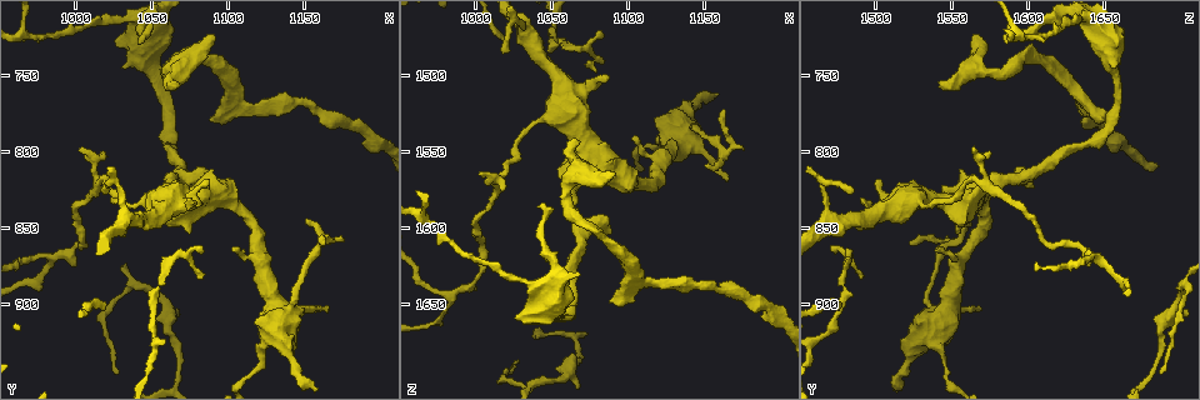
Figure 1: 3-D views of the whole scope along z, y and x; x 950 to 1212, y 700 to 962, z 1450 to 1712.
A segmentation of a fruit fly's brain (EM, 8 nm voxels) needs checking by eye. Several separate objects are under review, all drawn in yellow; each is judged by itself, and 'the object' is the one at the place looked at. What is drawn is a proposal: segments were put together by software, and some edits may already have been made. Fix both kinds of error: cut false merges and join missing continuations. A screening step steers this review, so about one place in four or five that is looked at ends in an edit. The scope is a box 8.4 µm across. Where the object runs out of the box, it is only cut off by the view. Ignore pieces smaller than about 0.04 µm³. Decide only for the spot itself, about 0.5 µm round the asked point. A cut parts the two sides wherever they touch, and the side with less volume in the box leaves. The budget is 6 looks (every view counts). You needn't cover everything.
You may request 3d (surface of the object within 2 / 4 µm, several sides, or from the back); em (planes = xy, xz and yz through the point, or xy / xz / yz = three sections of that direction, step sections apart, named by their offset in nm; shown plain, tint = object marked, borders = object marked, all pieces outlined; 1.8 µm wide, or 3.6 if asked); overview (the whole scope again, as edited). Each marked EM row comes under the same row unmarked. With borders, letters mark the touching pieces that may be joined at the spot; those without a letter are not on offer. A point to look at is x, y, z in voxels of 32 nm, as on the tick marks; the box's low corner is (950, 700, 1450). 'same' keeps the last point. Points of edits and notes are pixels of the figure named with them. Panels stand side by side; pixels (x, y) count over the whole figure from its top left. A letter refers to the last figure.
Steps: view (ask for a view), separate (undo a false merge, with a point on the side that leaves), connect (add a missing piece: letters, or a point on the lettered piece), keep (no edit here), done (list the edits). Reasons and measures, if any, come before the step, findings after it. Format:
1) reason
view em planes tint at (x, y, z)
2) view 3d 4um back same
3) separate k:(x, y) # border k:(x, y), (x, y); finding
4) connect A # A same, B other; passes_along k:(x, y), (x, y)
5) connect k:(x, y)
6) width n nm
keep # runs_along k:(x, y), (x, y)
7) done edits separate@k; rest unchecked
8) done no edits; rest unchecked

branch point
view em planes tint at (982, 868, 1642)

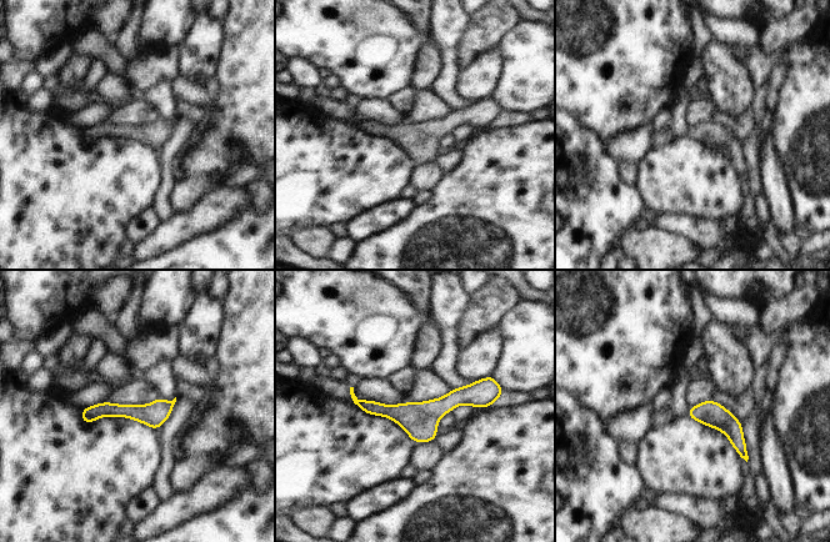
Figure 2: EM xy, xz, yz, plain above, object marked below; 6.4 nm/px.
see the neighbours
view em planes borders same

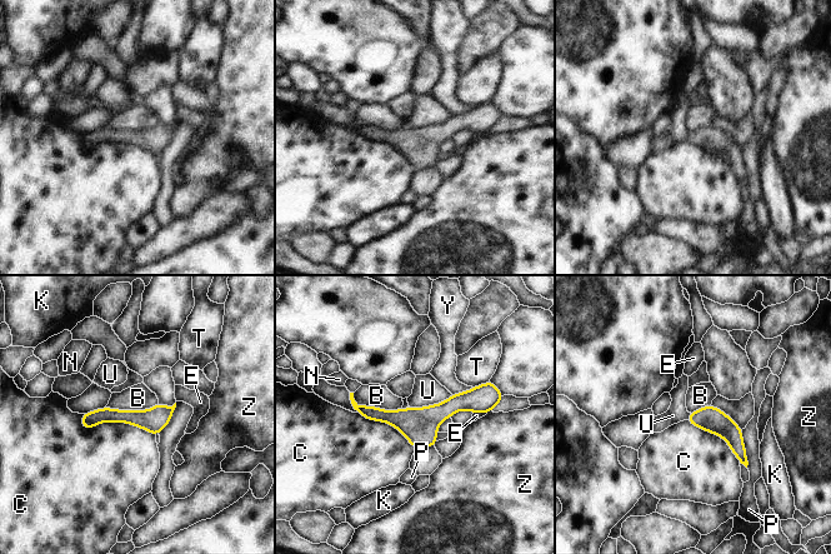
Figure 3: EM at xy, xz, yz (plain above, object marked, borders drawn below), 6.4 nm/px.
width 160 nm
keep # B other, C other, E other, K other, N other, P other, T other, U other, Y other, Z other; border 3:(353, 393), (359, 404), (401, 409); all the same cell

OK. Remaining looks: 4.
branch stops here
view em yz step 8 tint at (1090, 778, 1648)

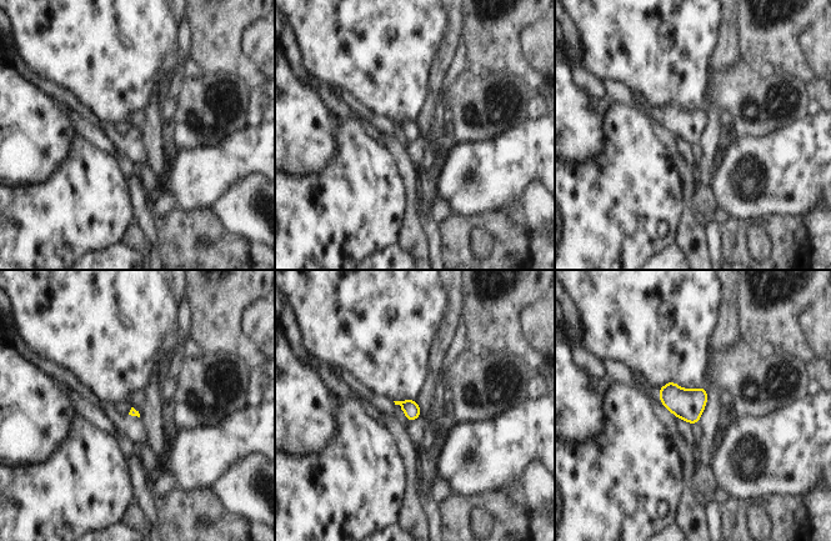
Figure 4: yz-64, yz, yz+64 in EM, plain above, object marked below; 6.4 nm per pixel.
see the neighbours
view em yz step 8 borders same

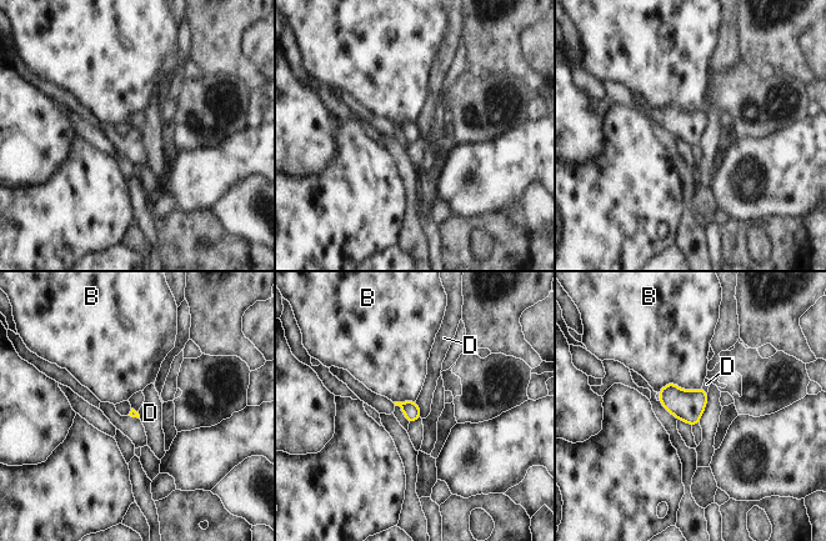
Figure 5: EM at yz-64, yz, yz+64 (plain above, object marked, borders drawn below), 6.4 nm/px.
keep # B other, D other; none of them fits

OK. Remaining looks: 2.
an open end
view em xz step 4 borders at (1148, 844, 1558)

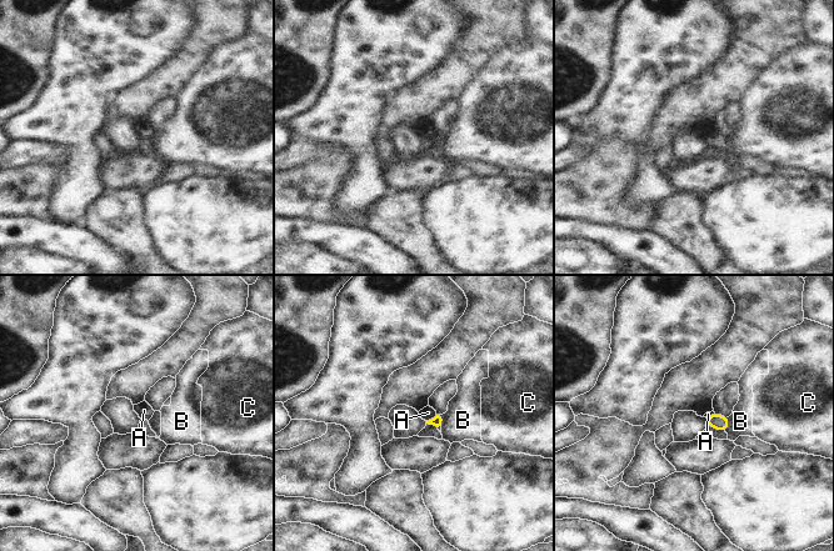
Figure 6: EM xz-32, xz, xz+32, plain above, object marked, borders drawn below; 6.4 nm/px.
another direction
view em planes borders same

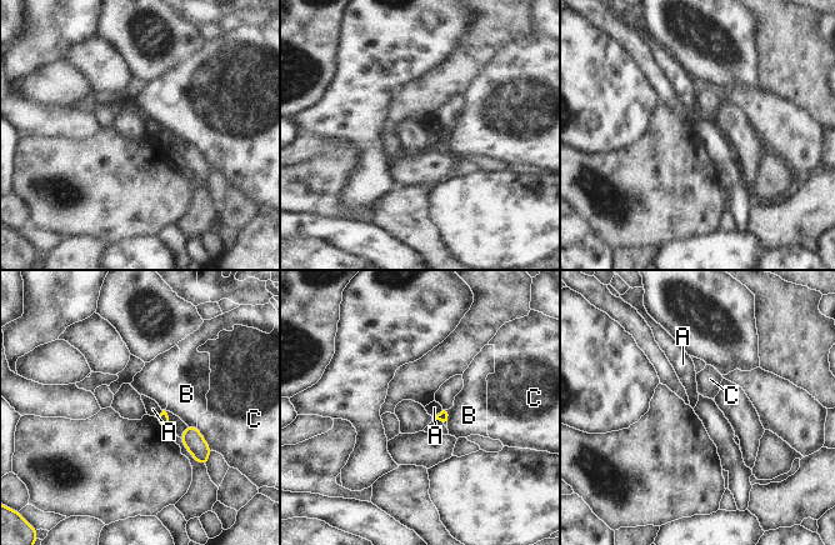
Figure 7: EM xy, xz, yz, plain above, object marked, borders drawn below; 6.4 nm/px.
keep # A other, B other, C other; border 7:(443, 410), (433, 416); no lettered piece goes on from it

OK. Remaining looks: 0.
done no edits; rest unchecked

